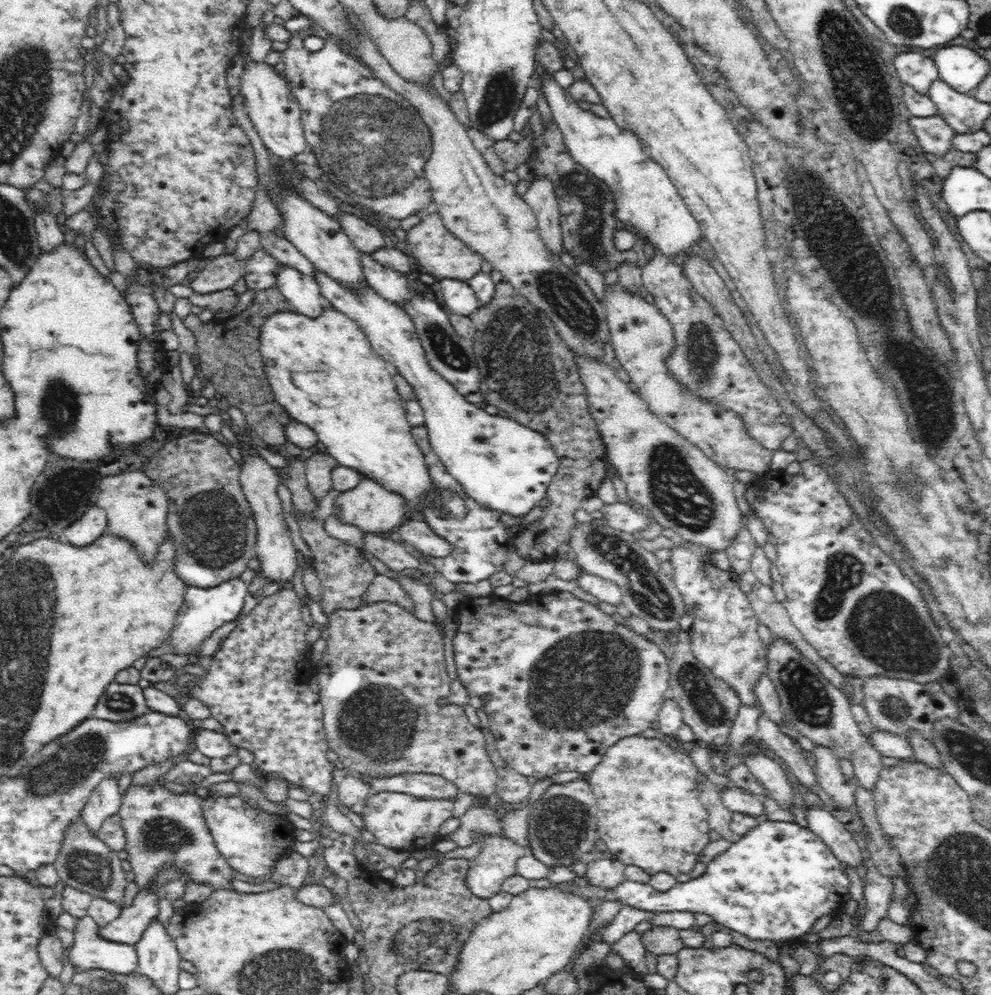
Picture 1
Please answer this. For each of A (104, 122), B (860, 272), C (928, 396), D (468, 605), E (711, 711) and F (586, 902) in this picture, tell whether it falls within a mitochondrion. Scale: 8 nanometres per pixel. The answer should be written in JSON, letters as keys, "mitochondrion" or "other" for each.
{"A":"other","B":"mitochondrion","C":"mitochondrion","D":"other","E":"mitochondrion","F":"other"}

